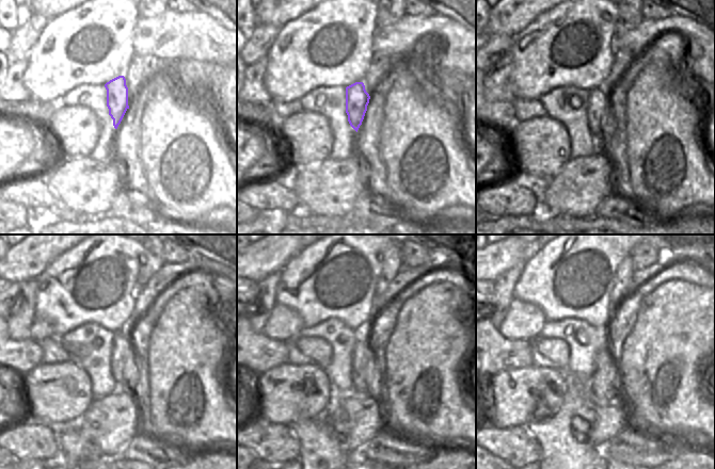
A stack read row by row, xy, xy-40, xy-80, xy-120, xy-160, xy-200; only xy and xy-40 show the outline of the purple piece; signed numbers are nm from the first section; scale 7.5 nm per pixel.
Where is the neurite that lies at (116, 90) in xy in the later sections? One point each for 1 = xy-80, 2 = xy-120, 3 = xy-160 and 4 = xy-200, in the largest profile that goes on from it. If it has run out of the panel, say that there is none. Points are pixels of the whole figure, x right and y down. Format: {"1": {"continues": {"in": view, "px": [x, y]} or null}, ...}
{"1": {"continues": {"in": "xy-80", "px": [598, 109]}}, "2": {"continues": {"in": "xy-120", "px": [123, 359]}}, "3": {"continues": {"in": "xy-160", "px": [363, 360]}}, "4": {"continues": {"in": "xy-200", "px": [603, 388]}}}

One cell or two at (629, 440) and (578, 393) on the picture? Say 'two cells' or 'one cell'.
two cells

